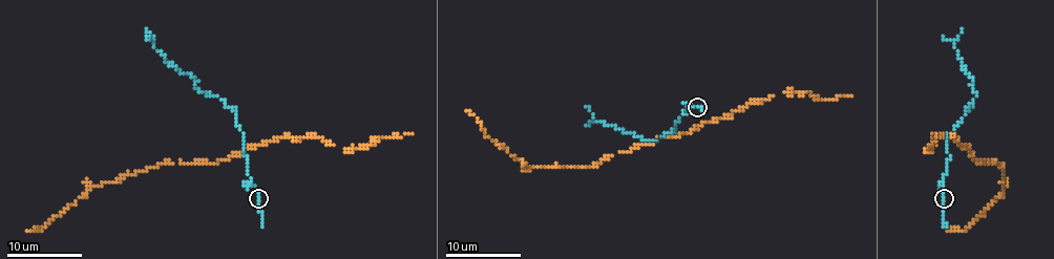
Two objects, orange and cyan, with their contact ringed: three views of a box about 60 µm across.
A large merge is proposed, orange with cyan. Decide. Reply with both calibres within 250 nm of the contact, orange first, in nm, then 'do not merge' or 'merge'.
110/180 nm | merge

